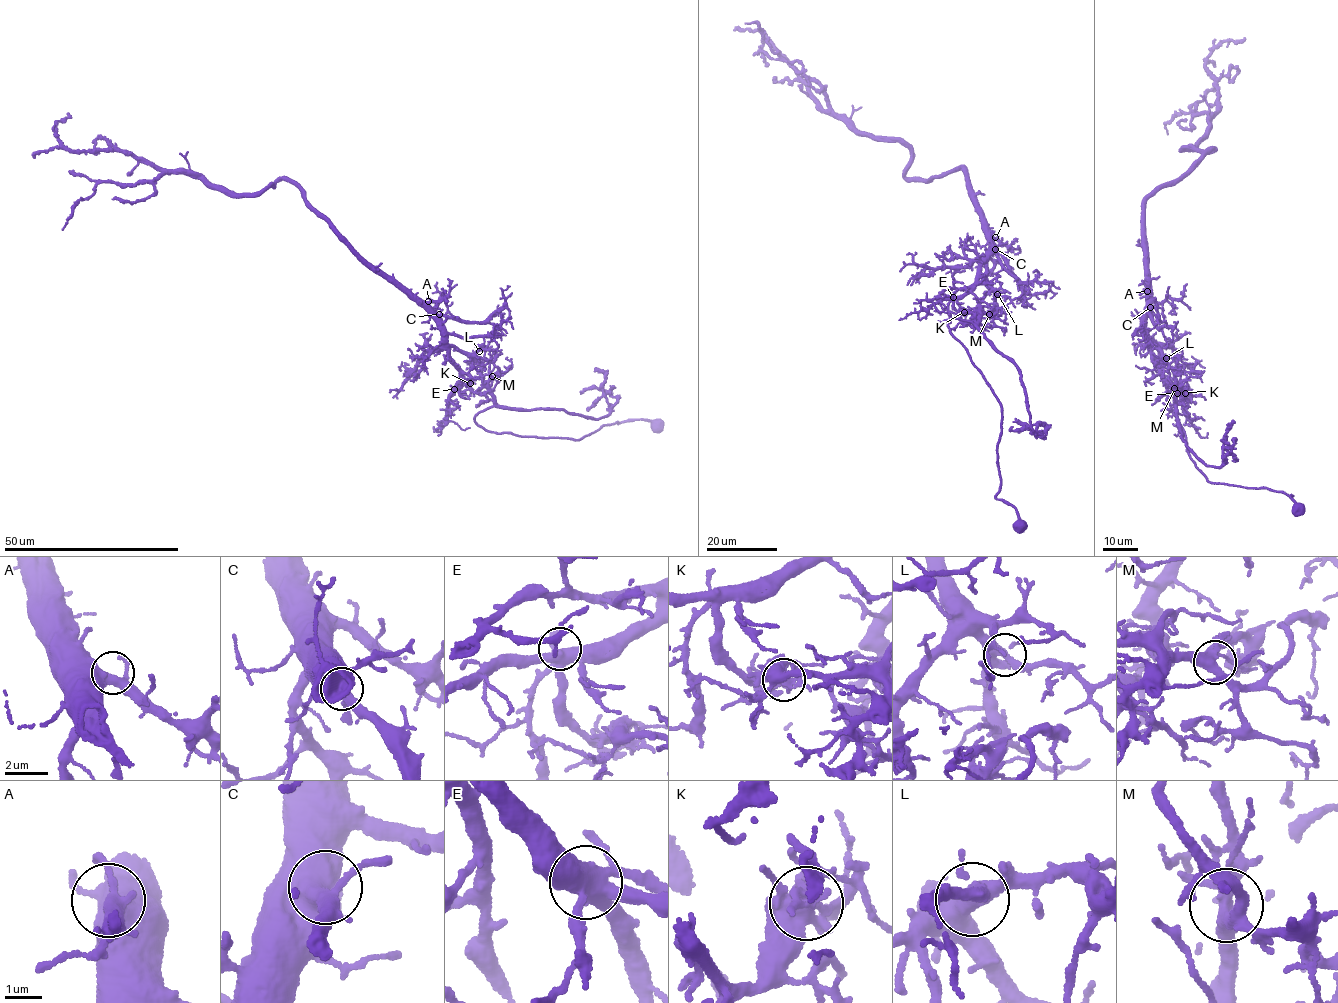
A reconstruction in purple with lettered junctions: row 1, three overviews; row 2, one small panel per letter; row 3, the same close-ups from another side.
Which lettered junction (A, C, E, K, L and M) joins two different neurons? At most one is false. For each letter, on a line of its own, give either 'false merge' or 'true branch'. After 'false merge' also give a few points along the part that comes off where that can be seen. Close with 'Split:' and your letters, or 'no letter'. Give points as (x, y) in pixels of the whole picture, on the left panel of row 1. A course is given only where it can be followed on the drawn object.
A: true branch
C: true branch
E: true branch
K: false merge; course (470, 383), (493, 402), (476, 424), (498, 433), (575, 440), (618, 421), (643, 419), (661, 427)
L: true branch
M: true branch
Split: K

